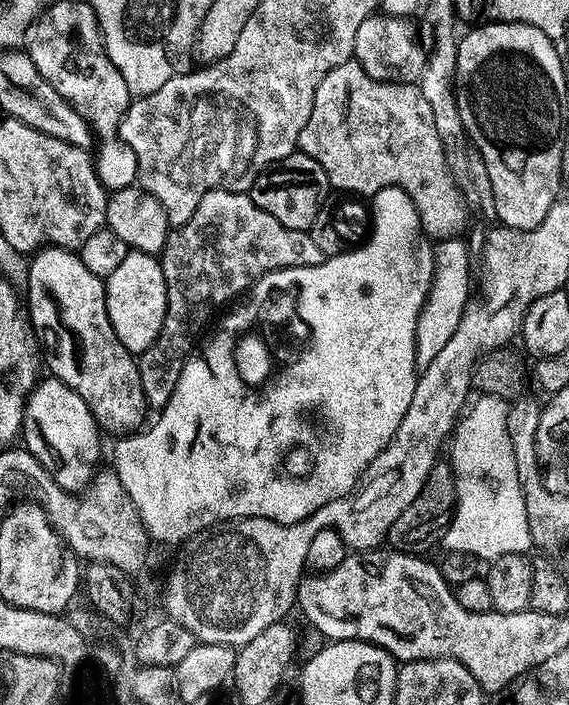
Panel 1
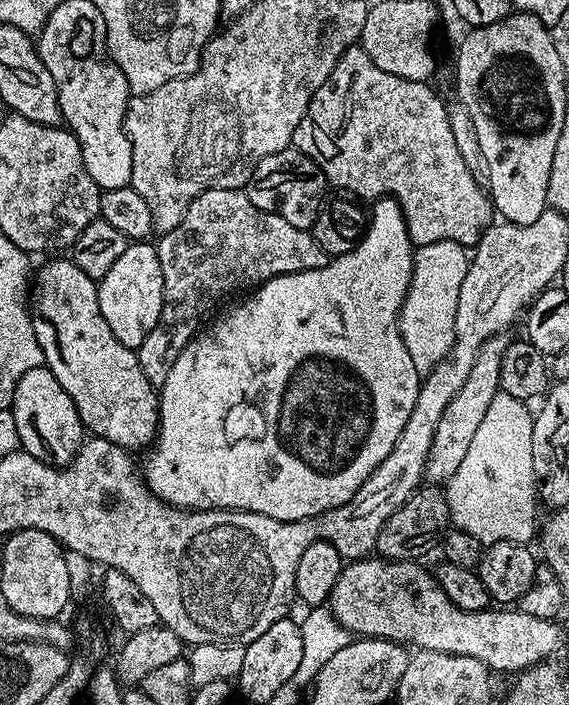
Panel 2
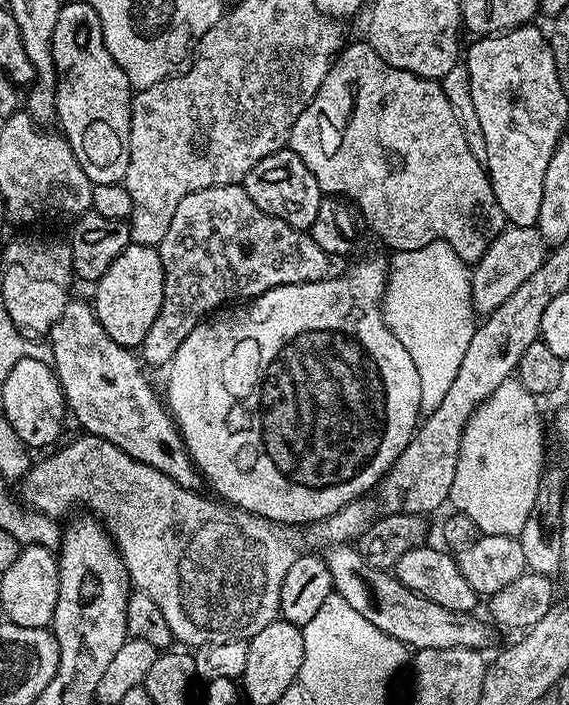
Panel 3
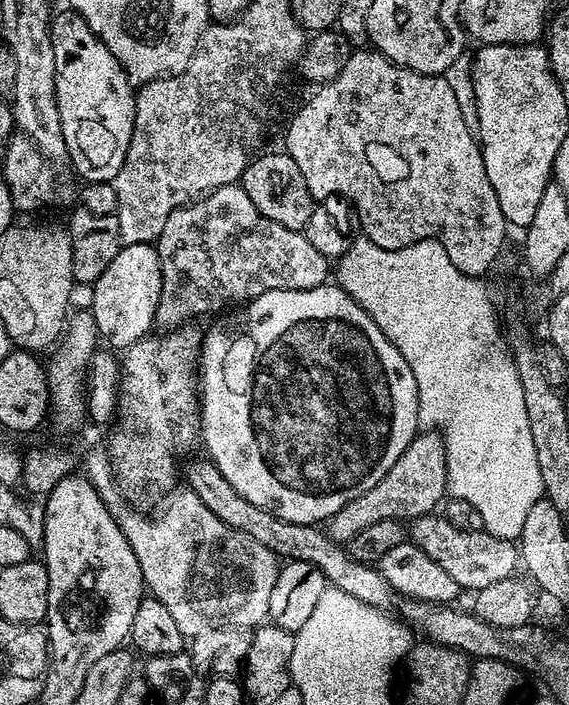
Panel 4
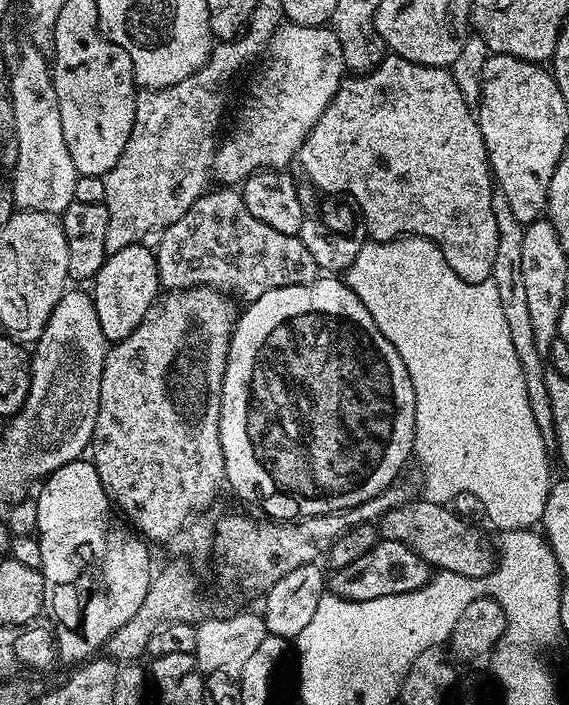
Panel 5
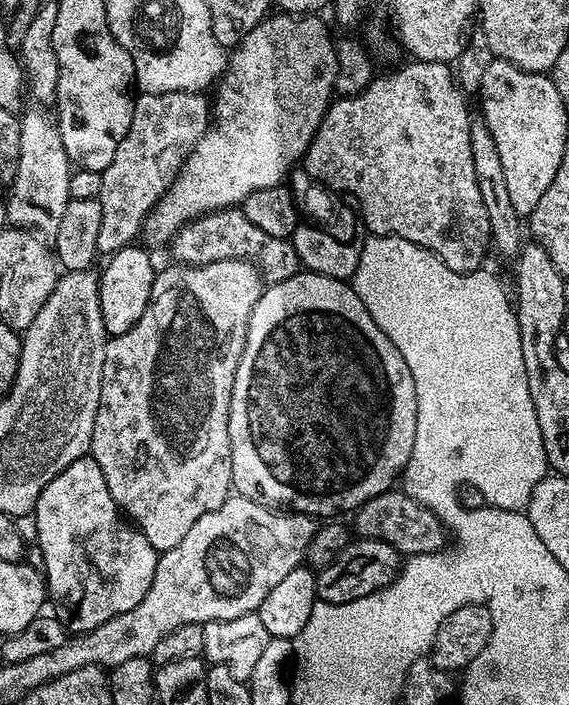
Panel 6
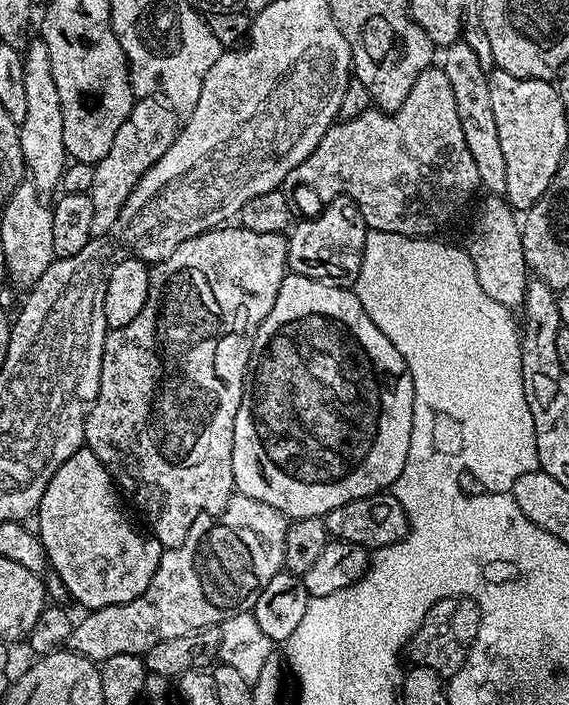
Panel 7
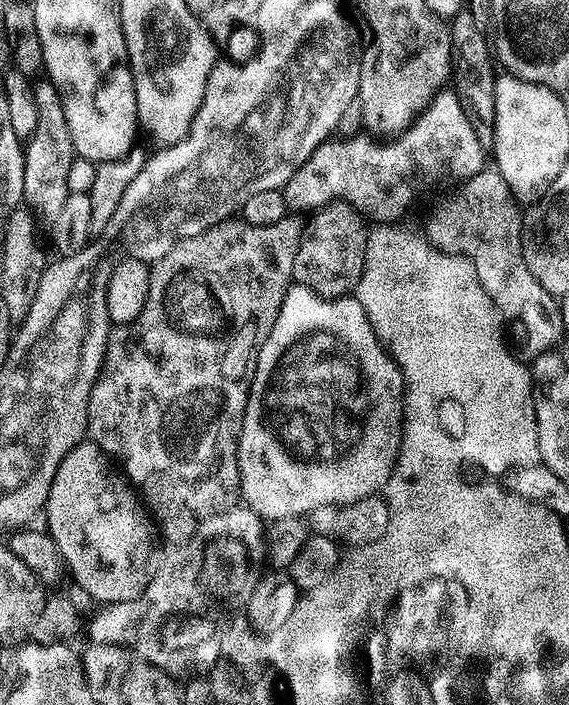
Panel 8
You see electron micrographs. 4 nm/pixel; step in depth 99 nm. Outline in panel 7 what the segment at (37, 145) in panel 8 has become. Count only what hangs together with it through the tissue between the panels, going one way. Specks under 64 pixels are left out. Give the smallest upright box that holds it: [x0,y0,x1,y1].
[18,38,70,194]

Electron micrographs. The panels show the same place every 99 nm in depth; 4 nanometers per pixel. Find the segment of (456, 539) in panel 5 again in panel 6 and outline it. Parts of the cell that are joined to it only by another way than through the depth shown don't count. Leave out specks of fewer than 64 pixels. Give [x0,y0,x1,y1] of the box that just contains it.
[354,490,445,557]

